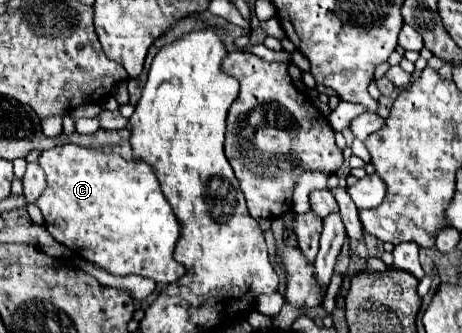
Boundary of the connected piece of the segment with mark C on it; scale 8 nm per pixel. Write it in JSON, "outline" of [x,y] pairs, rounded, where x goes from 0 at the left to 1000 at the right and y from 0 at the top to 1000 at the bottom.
{"outline":[[[134,432],[87,456],[87,505],[100,523],[104,559],[82,595],[82,625],[95,631],[100,691],[173,775],[212,793],[216,805],[273,829],[303,823],[346,853],[368,853],[398,823],[398,799],[372,775],[377,739],[390,709],[390,667],[381,661],[368,613],[355,601],[346,553],[316,486],[268,480],[247,456],[190,450],[165,432]]]}

